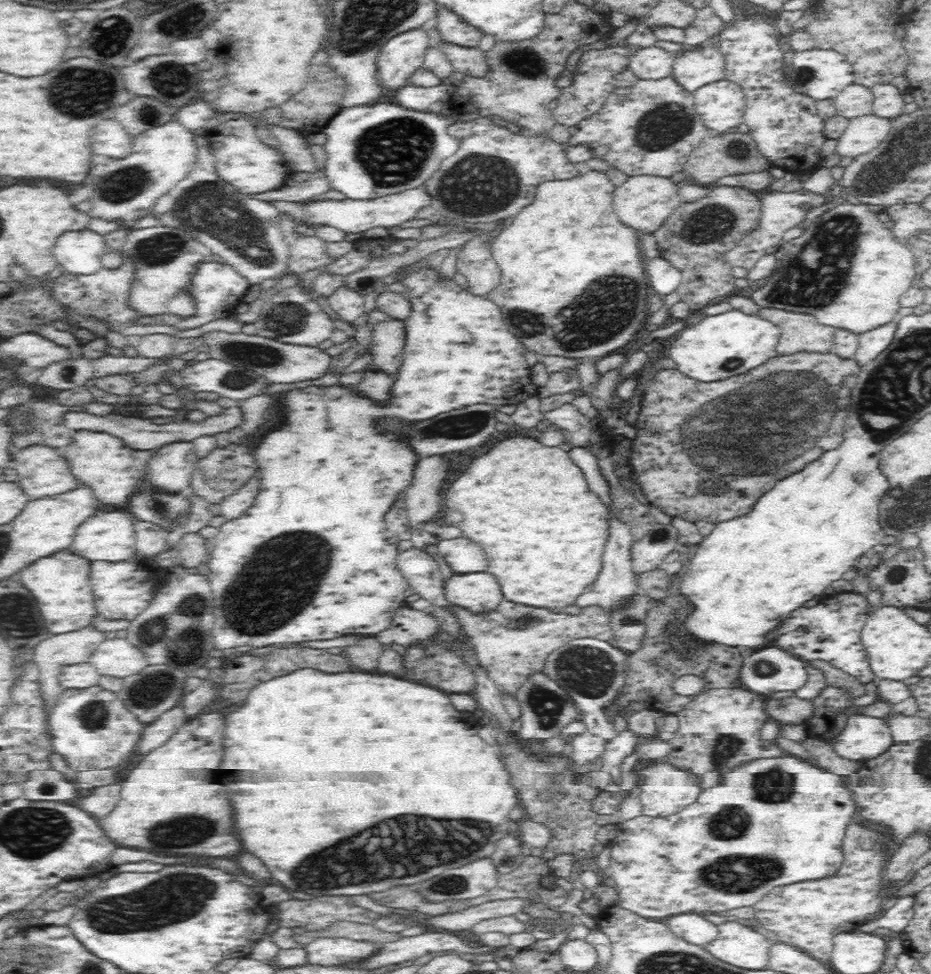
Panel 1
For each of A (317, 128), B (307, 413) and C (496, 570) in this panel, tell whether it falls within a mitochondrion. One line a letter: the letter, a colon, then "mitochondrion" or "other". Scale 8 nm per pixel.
A: other
B: other
C: other

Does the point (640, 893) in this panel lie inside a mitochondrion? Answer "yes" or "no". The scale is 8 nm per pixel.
no

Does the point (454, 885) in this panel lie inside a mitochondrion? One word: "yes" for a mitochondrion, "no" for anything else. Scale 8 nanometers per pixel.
yes

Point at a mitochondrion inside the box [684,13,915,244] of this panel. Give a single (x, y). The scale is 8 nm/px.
(805, 76)

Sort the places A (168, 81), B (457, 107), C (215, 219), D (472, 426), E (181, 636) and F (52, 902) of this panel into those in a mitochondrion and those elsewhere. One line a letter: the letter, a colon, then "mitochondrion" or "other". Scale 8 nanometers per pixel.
A: mitochondrion
B: other
C: mitochondrion
D: mitochondrion
E: mitochondrion
F: other

